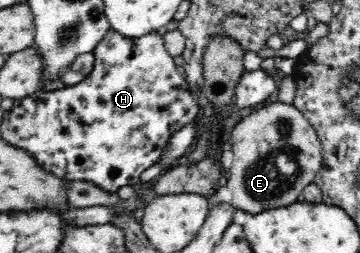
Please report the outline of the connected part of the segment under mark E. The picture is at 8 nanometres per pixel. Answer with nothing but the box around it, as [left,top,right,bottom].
[224,102,322,214]

